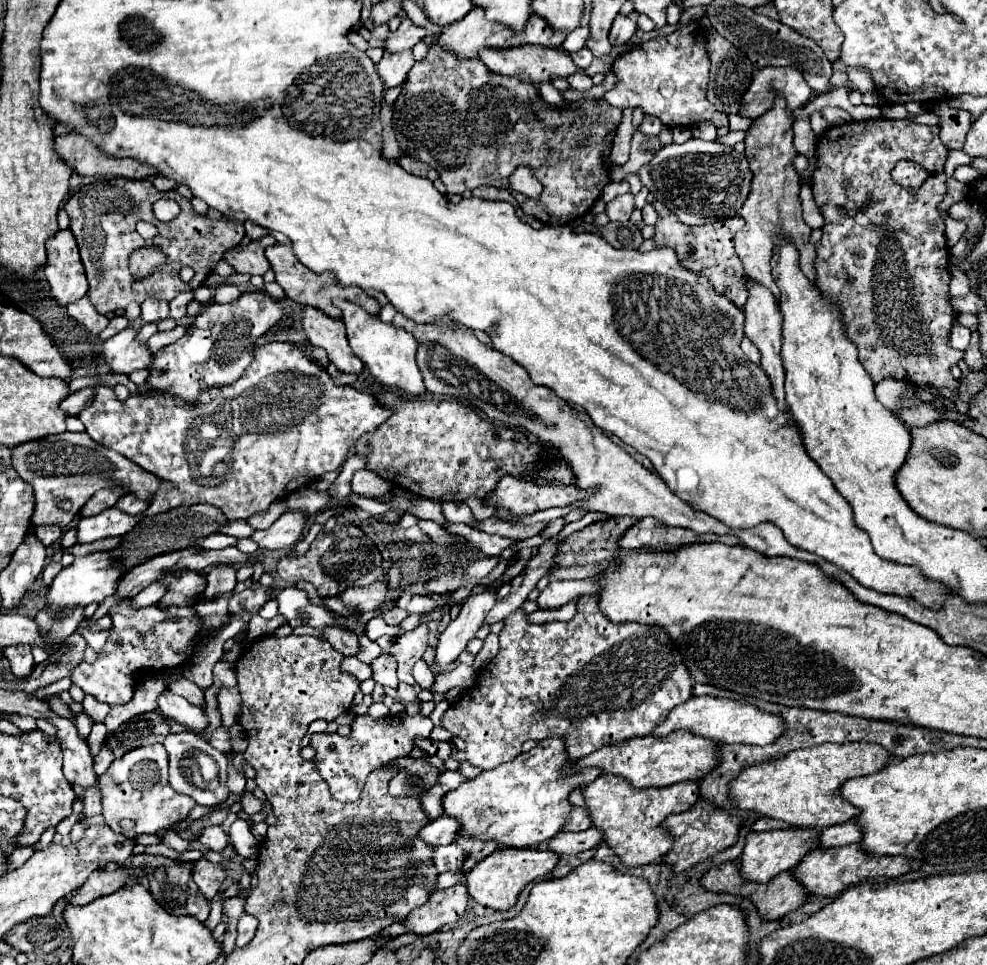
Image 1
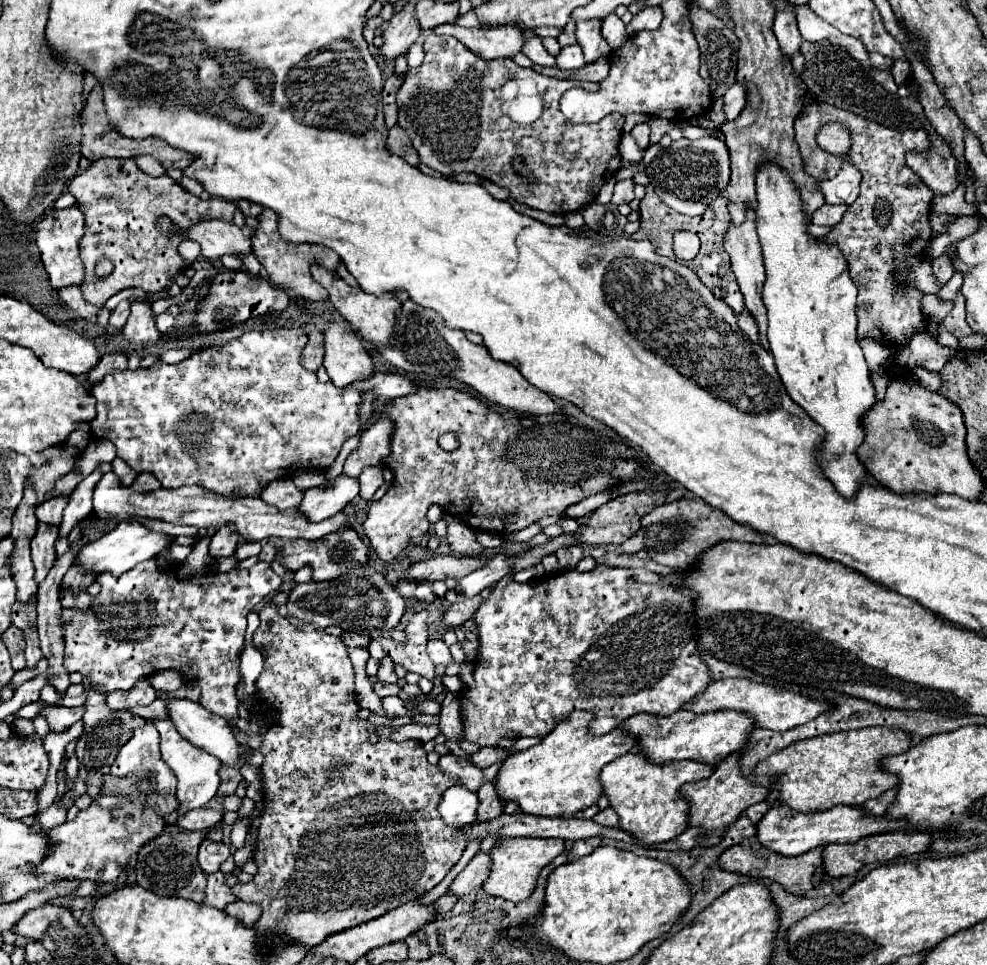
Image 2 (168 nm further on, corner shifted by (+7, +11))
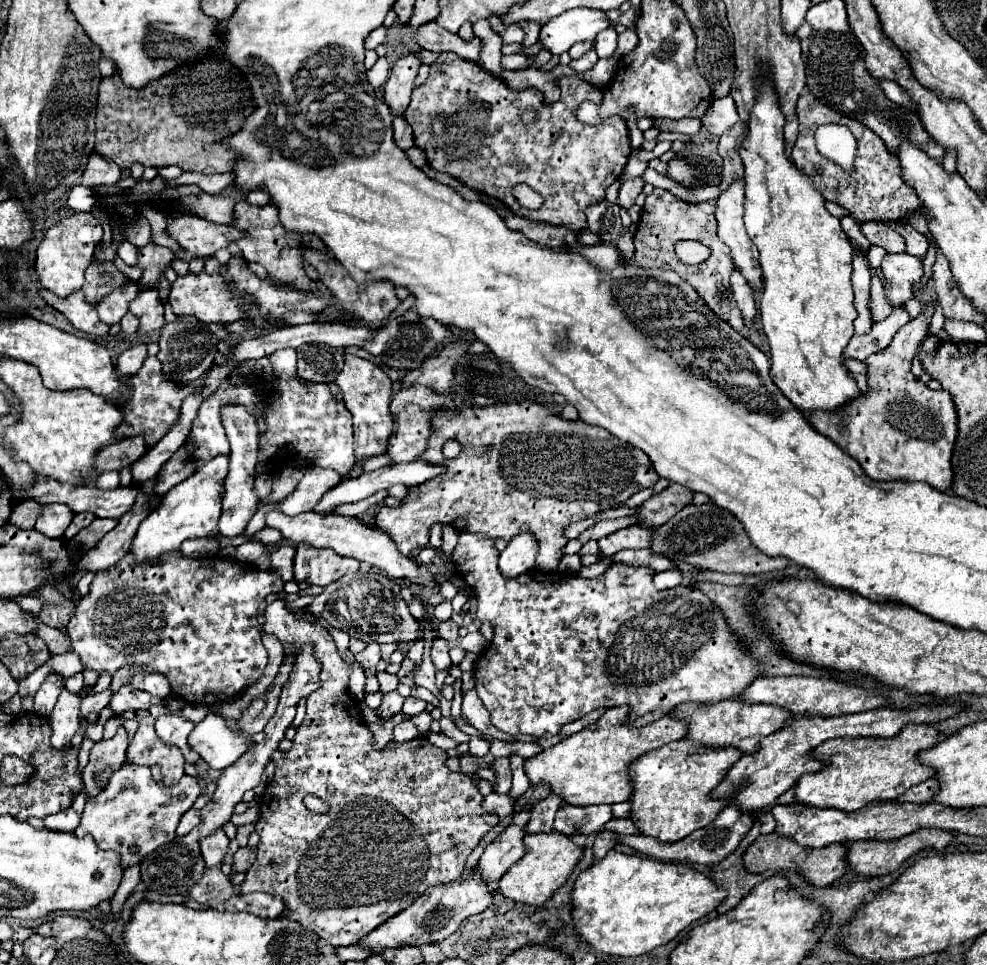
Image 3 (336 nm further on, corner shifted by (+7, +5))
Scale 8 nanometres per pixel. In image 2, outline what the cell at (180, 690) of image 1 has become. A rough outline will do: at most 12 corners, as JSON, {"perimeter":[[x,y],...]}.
{"perimeter":[[161,670],[151,676],[155,690],[175,692],[185,680],[175,670]]}

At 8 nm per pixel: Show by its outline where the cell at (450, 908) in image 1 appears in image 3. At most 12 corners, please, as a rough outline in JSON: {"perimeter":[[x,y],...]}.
{"perimeter":[[531,808],[485,848],[479,872],[487,882],[501,880],[525,854],[523,838]]}

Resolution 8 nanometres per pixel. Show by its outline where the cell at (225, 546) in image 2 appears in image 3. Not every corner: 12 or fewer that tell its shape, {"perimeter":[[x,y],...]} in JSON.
{"perimeter":[[237,404],[221,408],[231,442],[221,536],[237,536],[257,512],[255,416]]}

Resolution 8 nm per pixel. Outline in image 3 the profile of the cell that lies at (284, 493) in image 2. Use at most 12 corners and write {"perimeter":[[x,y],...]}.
{"perimeter":[[309,468],[297,490],[275,506],[287,516],[311,512],[341,474]]}

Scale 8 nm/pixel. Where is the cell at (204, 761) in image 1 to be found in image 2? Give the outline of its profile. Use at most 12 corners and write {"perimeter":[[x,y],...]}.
{"perimeter":[[155,720],[177,778],[178,816],[217,794],[221,762]]}

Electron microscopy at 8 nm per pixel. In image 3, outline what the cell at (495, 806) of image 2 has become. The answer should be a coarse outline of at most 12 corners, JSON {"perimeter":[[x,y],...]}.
{"perimeter":[[509,758],[495,760],[499,794],[511,790]]}

